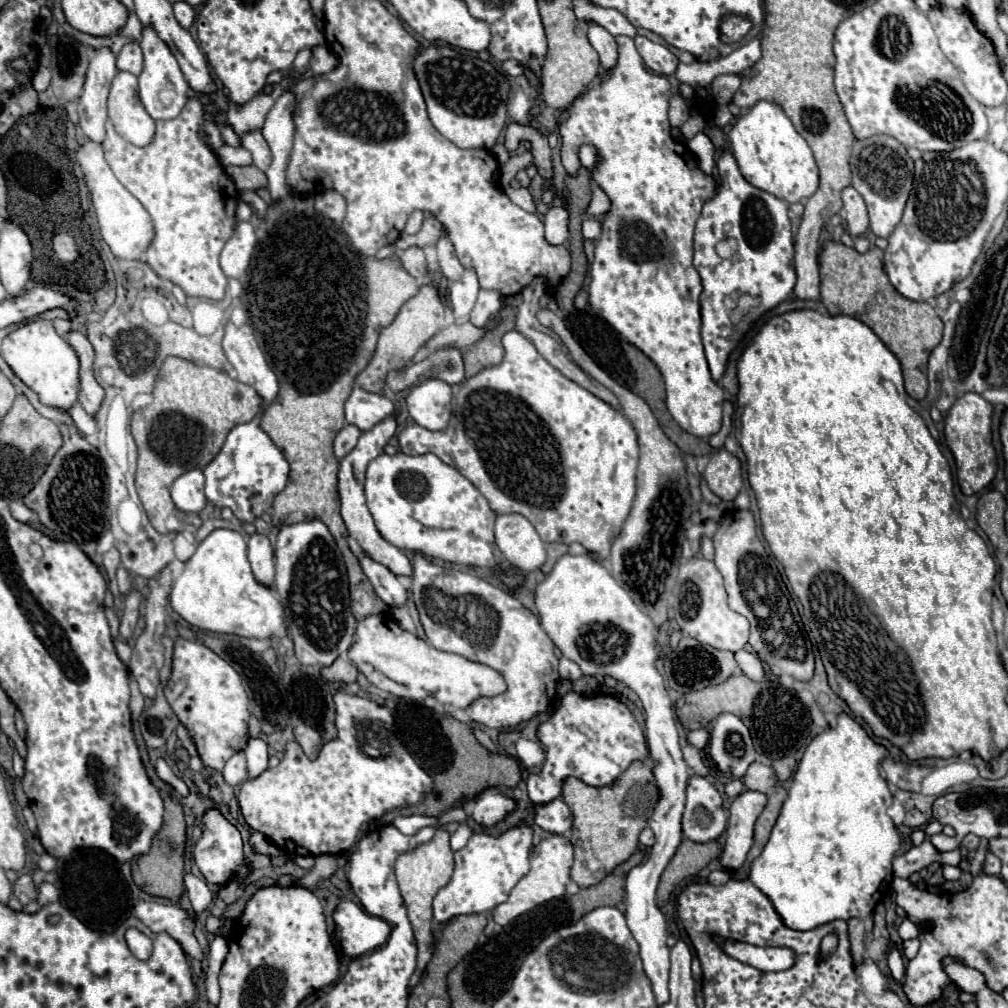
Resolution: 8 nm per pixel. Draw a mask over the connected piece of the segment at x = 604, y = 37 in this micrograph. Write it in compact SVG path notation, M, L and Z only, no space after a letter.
M589 24L587 38L589 38L591 46L597 50L603 70L613 68L615 62L617 62L617 42L615 42L615 38L605 28L599 28L599 24Z

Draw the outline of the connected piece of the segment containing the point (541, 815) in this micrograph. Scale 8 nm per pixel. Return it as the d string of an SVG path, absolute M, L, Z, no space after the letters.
M555 798L553 802L535 808L535 824L551 834L567 834L573 826L573 814L561 798Z

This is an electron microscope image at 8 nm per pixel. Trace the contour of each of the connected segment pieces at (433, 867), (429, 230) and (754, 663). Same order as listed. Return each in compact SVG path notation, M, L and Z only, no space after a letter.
M437 828L435 836L431 842L411 850L411 852L405 852L397 858L397 864L395 864L395 876L397 876L397 882L399 882L399 890L401 890L401 896L405 900L405 906L407 906L407 914L409 914L409 920L413 924L413 930L415 930L415 938L417 938L417 968L415 968L415 974L411 976L409 980L409 986L413 988L427 962L431 960L433 956L433 934L431 934L431 916L433 916L433 898L435 894L449 884L451 876L453 876L453 852L449 848L449 832L443 830L443 828Z
M427 216L423 222L423 228L409 236L409 234L401 234L401 238L397 240L397 248L405 250L409 246L433 246L437 244L437 240L443 236L443 224L439 220L435 220L433 216Z
M739 650L739 652L735 654L735 658L737 658L739 668L741 668L751 680L757 680L757 682L765 680L763 664L761 664L761 660L759 660L755 654L751 654L751 652L747 652L747 650Z

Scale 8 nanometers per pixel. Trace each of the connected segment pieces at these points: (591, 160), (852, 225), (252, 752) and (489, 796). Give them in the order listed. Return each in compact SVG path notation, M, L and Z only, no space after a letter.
M586 144L581 146L579 158L581 158L581 164L583 164L587 170L593 170L593 168L599 164L599 160L601 160L601 156L599 156L597 148Z
M847 186L843 190L843 208L845 208L845 224L847 224L847 232L857 238L861 234L865 234L865 230L869 228L869 218L867 218L867 208L863 198L859 196L859 192L853 186Z
M251 738L247 748L247 768L249 768L249 776L257 778L265 768L267 768L267 760L269 760L269 746L263 738Z
M487 788L477 796L473 818L483 826L495 826L511 810L515 810L515 802L511 798L503 796L497 788Z

